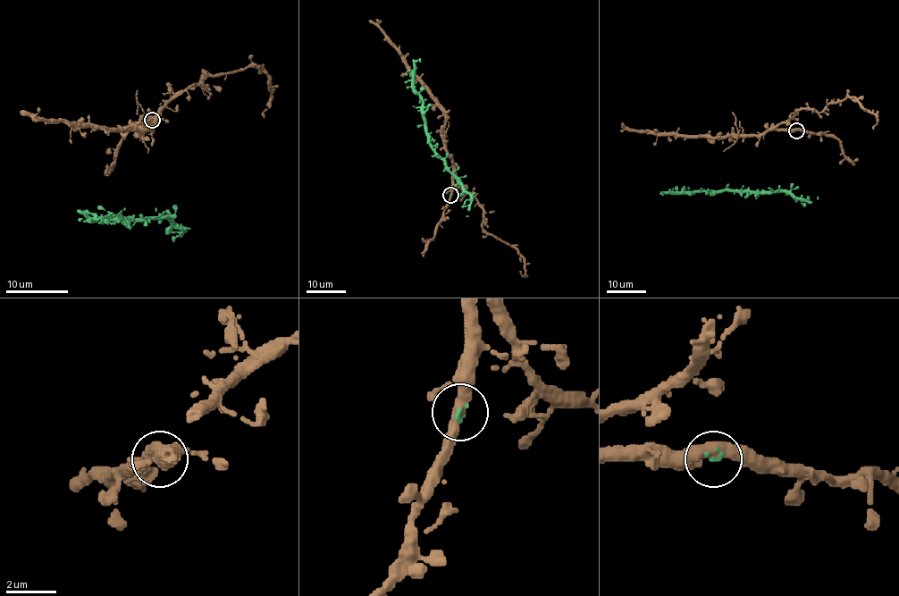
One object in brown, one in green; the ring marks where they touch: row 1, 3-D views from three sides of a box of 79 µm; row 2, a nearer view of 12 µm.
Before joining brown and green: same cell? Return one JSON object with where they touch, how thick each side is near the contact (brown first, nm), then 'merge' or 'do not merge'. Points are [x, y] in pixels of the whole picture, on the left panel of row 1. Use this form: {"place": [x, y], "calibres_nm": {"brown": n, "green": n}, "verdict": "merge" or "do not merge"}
{"place": [152, 120], "calibres_nm": {"brown": 420, "green": 150}, "verdict": "merge"}

